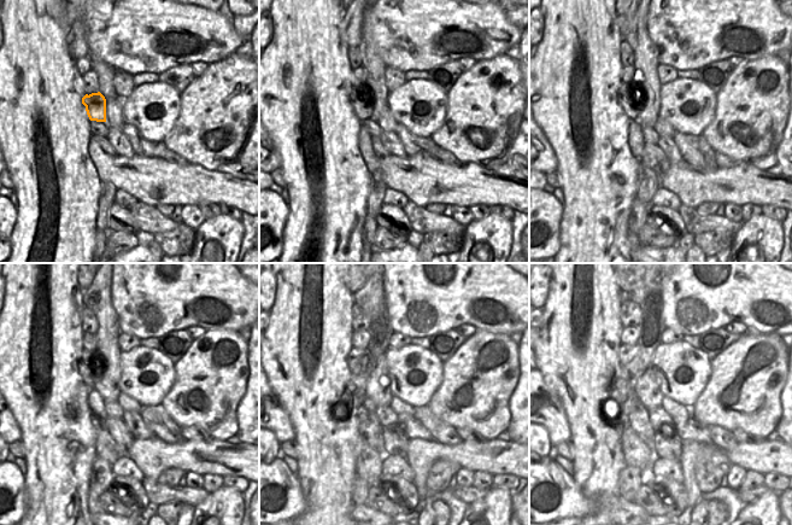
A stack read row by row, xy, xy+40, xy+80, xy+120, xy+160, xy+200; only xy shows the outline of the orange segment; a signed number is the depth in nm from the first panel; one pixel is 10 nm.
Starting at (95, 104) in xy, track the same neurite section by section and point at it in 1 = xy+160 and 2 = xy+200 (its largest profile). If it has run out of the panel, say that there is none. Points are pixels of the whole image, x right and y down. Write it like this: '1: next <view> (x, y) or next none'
1: next xy+160 (358, 361)
2: next xy+200 (627, 353)

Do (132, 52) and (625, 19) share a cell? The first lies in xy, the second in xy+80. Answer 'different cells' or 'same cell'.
different cells

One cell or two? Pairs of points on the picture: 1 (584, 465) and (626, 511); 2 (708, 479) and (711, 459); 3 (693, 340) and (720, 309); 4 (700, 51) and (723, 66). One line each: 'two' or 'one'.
1: two
2: one
3: two
4: two

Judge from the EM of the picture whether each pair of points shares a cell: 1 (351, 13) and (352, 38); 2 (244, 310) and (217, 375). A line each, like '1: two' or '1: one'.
1: one
2: two

